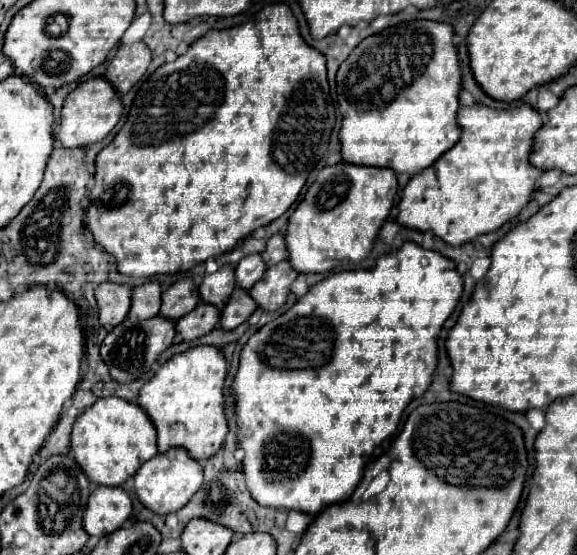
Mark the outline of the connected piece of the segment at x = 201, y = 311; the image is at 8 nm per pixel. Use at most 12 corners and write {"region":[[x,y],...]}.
{"region":[[199,302],[191,314],[177,320],[185,342],[217,328],[221,312]]}

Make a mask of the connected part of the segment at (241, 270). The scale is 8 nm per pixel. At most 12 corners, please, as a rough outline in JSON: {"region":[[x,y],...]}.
{"region":[[261,254],[235,266],[237,284],[249,290],[265,274]]}

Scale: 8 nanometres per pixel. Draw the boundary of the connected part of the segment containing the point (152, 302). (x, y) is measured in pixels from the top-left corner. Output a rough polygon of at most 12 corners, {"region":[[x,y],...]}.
{"region":[[151,280],[133,290],[129,318],[139,322],[161,310],[161,284]]}

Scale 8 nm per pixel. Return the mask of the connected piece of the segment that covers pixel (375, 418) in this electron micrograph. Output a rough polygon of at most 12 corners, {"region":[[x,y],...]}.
{"region":[[415,242],[241,350],[261,506],[343,502],[463,292]]}

